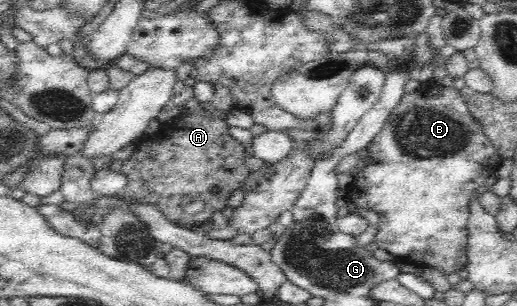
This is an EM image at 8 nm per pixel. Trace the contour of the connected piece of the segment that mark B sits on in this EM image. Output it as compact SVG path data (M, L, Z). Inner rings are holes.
M430 81L427 86L421 86L409 94L404 94L399 104L391 111L390 117L380 130L380 133L375 135L374 139L367 145L367 151L368 157L366 166L352 176L352 183L350 183L346 191L346 199L348 202L351 201L351 203L362 210L362 212L369 212L369 215L374 215L373 218L378 227L378 232L375 236L377 247L386 249L388 253L397 257L397 261L402 263L412 265L420 264L424 267L428 266L442 269L442 273L445 274L445 276L464 268L467 265L467 255L465 254L467 239L469 238L467 223L470 218L469 206L472 201L472 195L480 185L484 185L488 177L495 174L501 159L496 148L492 145L490 138L486 136L482 124L480 124L480 122L472 116L470 110L468 110L468 104L464 101L461 91Z

